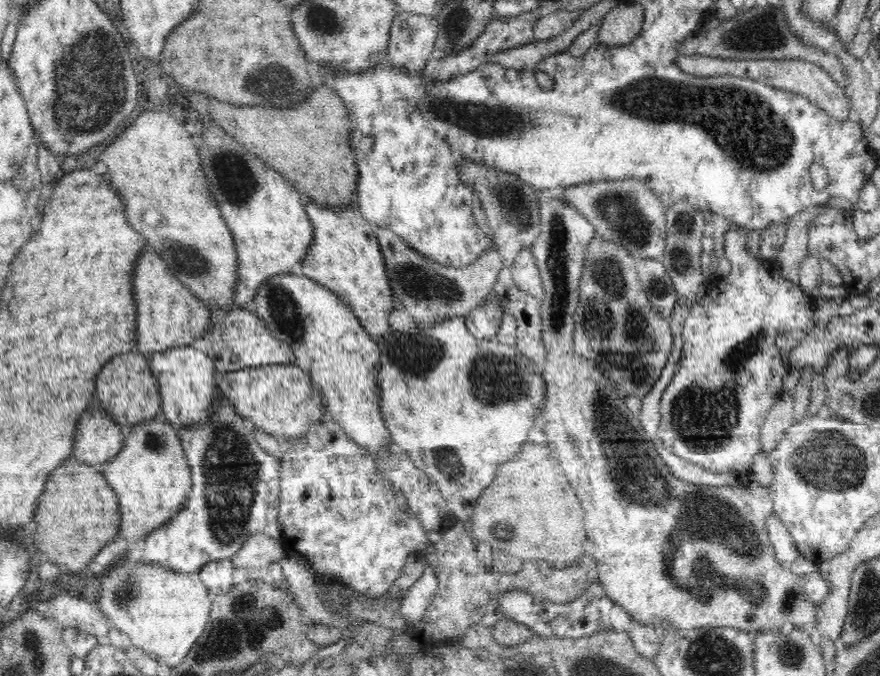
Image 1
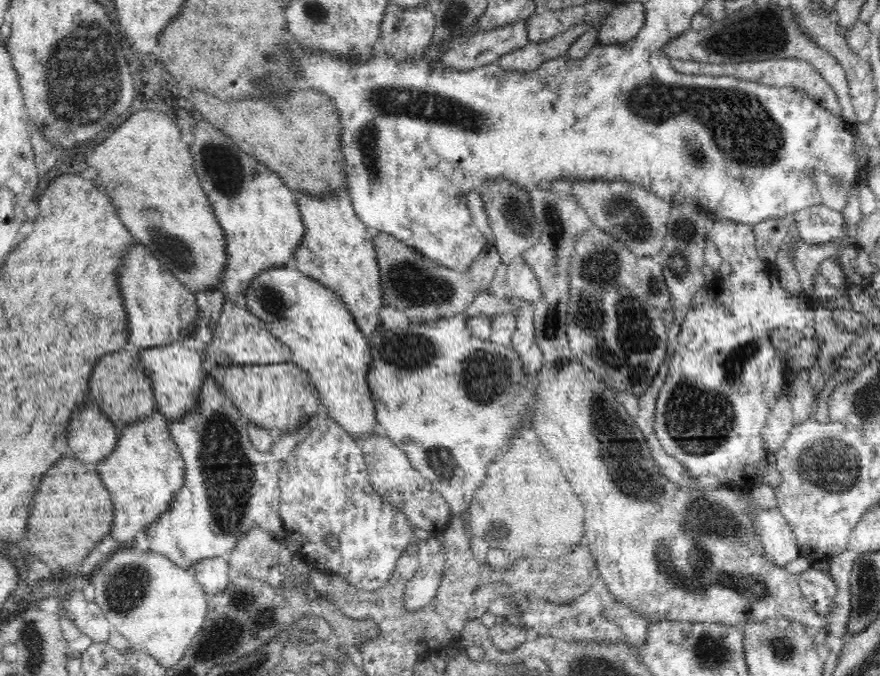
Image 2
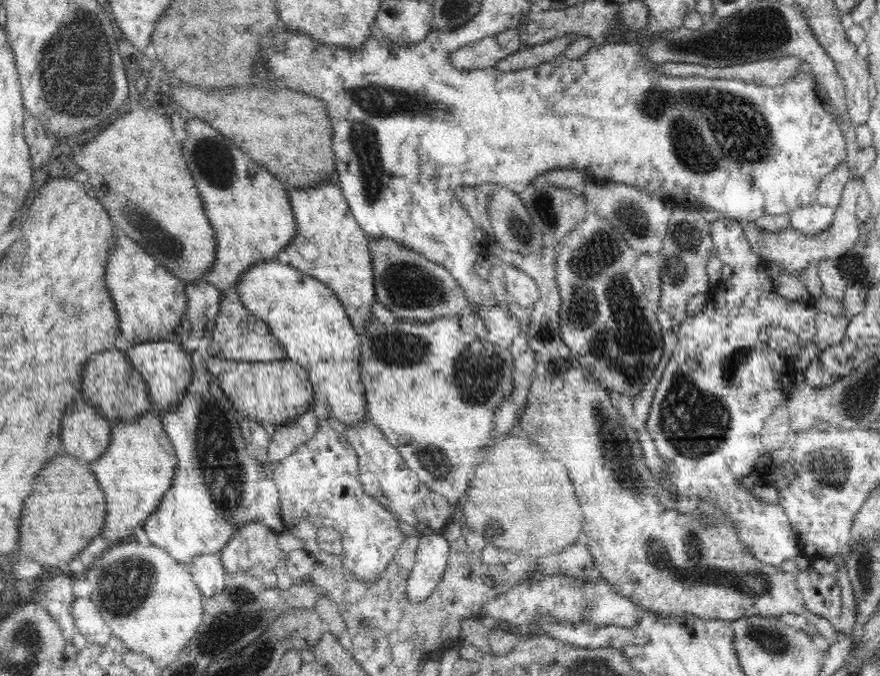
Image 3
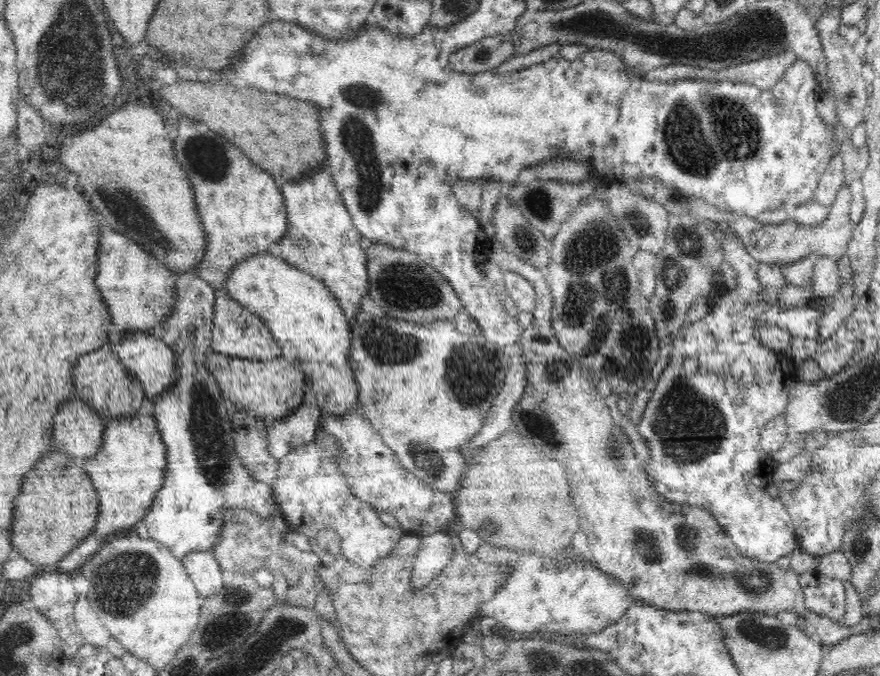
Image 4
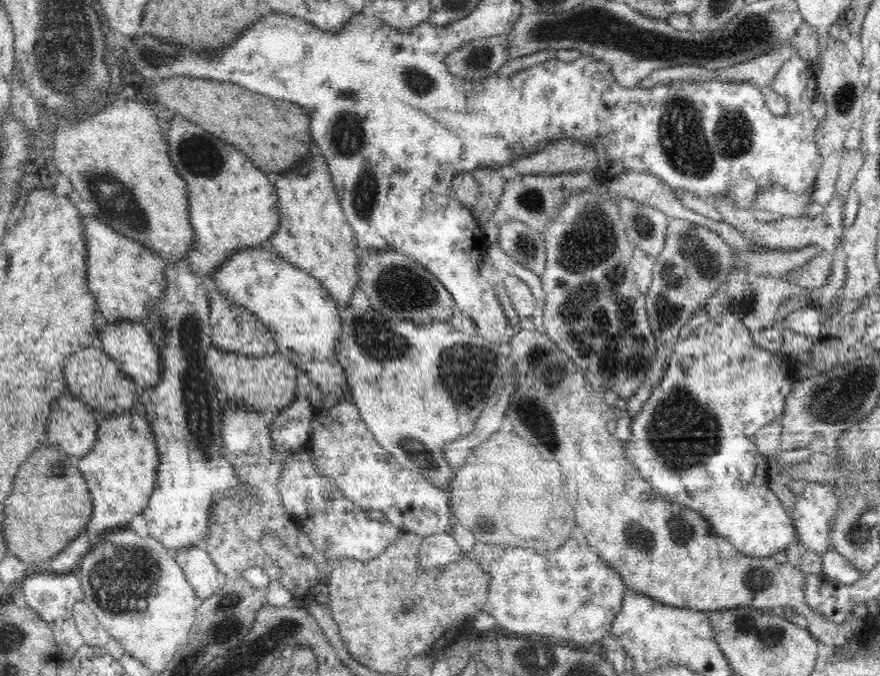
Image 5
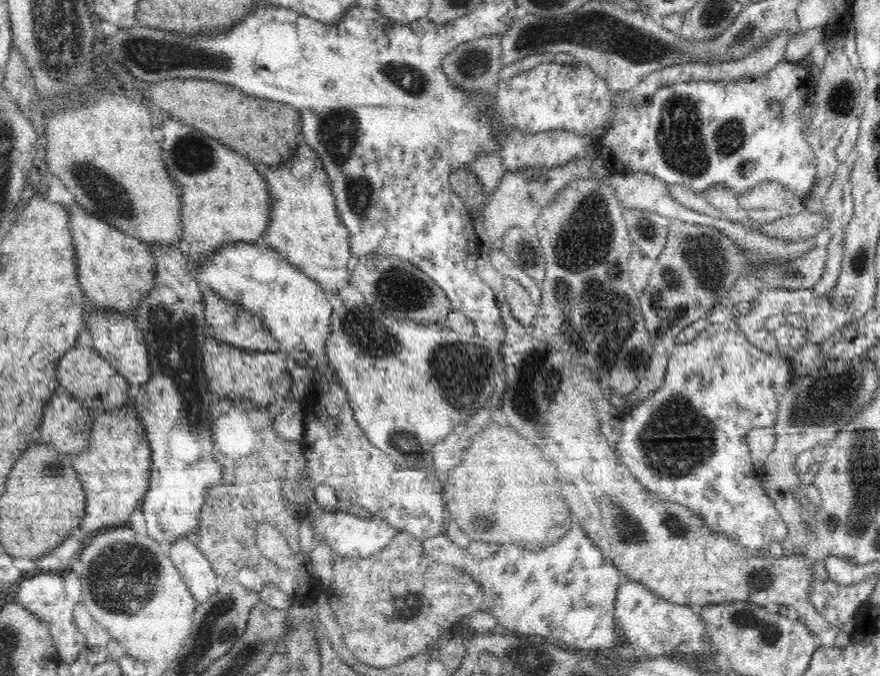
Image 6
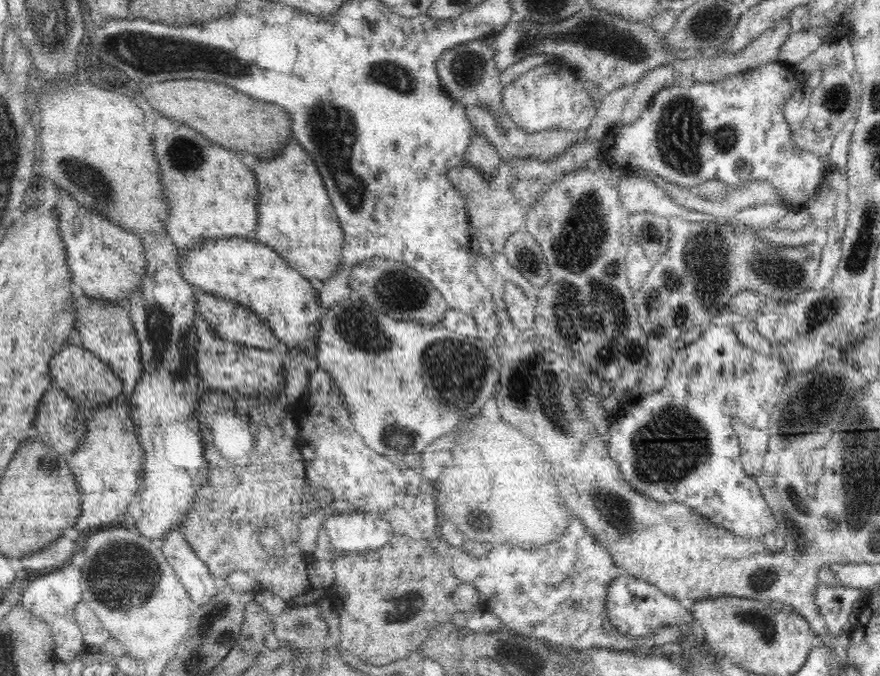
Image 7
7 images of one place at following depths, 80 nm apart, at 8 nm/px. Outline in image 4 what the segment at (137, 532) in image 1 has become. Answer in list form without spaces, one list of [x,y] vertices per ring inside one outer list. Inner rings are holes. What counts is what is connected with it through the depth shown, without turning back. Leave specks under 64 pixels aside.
[[[125,416],[124,418],[104,419],[103,441],[98,452],[91,457],[81,459],[78,463],[89,474],[92,484],[98,493],[100,514],[96,526],[92,530],[98,542],[108,537],[131,532],[136,523],[145,518],[156,493],[163,487],[165,468],[167,465],[166,445],[157,429],[152,416]]]

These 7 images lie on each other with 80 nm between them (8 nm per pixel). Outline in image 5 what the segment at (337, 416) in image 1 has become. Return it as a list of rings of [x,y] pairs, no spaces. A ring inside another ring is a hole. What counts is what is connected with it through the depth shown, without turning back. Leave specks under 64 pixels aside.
[[[269,246],[235,252],[218,266],[213,282],[232,303],[247,309],[262,322],[275,339],[277,350],[282,357],[291,361],[296,368],[305,371],[310,380],[310,400],[316,411],[330,410],[340,397],[350,395],[346,371],[336,358],[335,348],[341,335],[340,307],[320,282],[291,266]]]

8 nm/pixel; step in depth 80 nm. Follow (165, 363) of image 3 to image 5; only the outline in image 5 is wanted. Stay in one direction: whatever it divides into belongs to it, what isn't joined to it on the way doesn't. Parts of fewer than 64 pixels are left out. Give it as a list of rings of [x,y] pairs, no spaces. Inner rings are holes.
[[[102,321],[98,324],[98,331],[103,351],[136,383],[139,390],[152,388],[160,382],[160,356],[157,355],[156,346],[153,345],[149,330],[144,327],[143,322]]]

